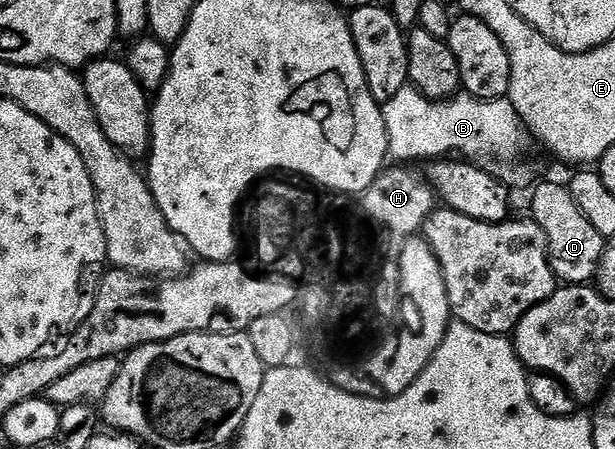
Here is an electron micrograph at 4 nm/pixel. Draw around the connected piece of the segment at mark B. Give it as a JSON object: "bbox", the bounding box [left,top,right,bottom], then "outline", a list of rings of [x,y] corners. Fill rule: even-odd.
{"bbox":[381,85,532,188],"outline":[[[407,85],[392,97],[392,101],[381,104],[384,125],[388,133],[389,158],[402,165],[417,164],[417,159],[434,161],[439,157],[461,157],[476,167],[483,167],[489,175],[495,175],[507,188],[522,187],[530,179],[530,167],[522,160],[526,146],[532,143],[532,136],[526,130],[520,113],[511,105],[509,98],[477,99],[465,93],[451,99],[429,99],[412,85]]]}

